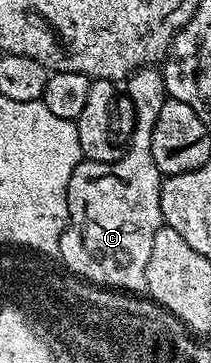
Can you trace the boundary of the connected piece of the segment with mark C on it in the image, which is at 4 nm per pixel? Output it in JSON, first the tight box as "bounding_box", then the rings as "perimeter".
{"bounding_box":[60,65,167,292],"perimeter":[[[157,65],[143,66],[125,79],[124,90],[134,101],[134,135],[130,147],[114,162],[78,163],[72,180],[68,180],[68,212],[70,222],[60,240],[60,261],[73,274],[98,287],[119,292],[146,289],[148,256],[152,256],[152,240],[164,225],[160,212],[162,173],[152,160],[152,128],[156,116],[167,100],[166,85]]]}

